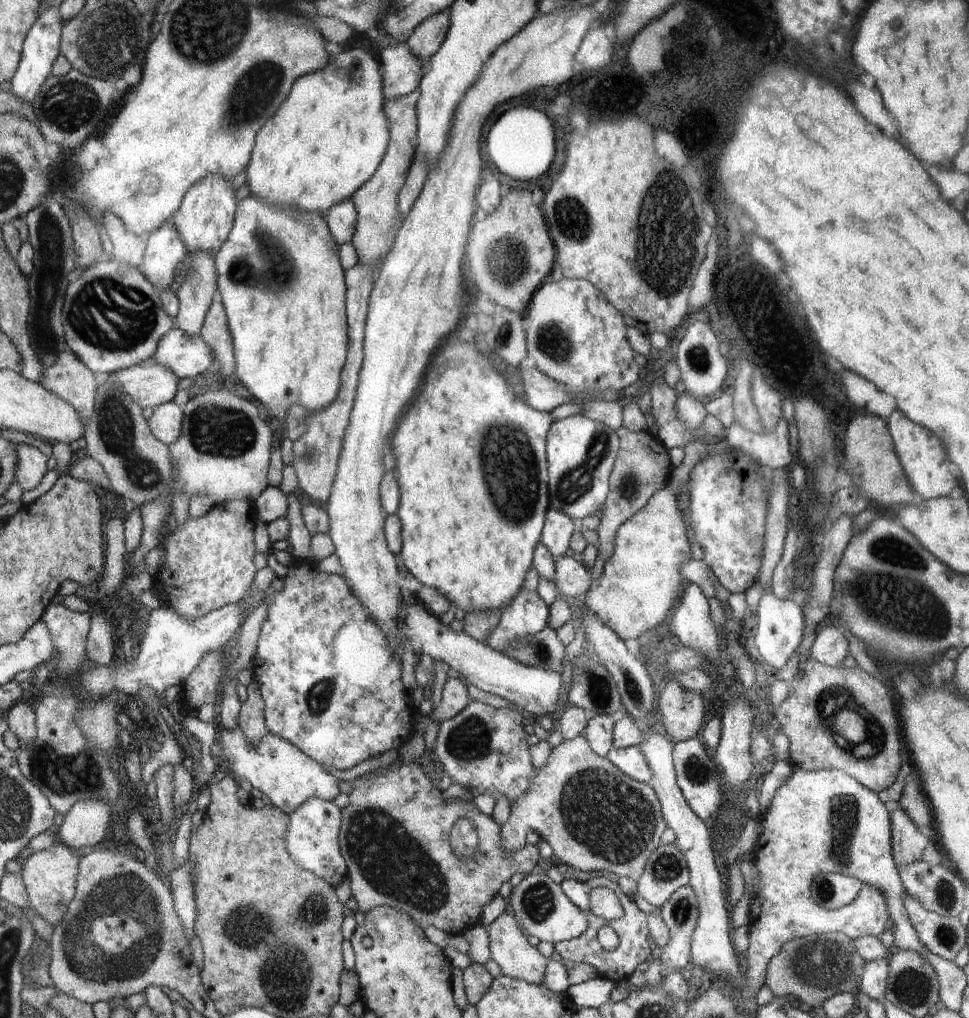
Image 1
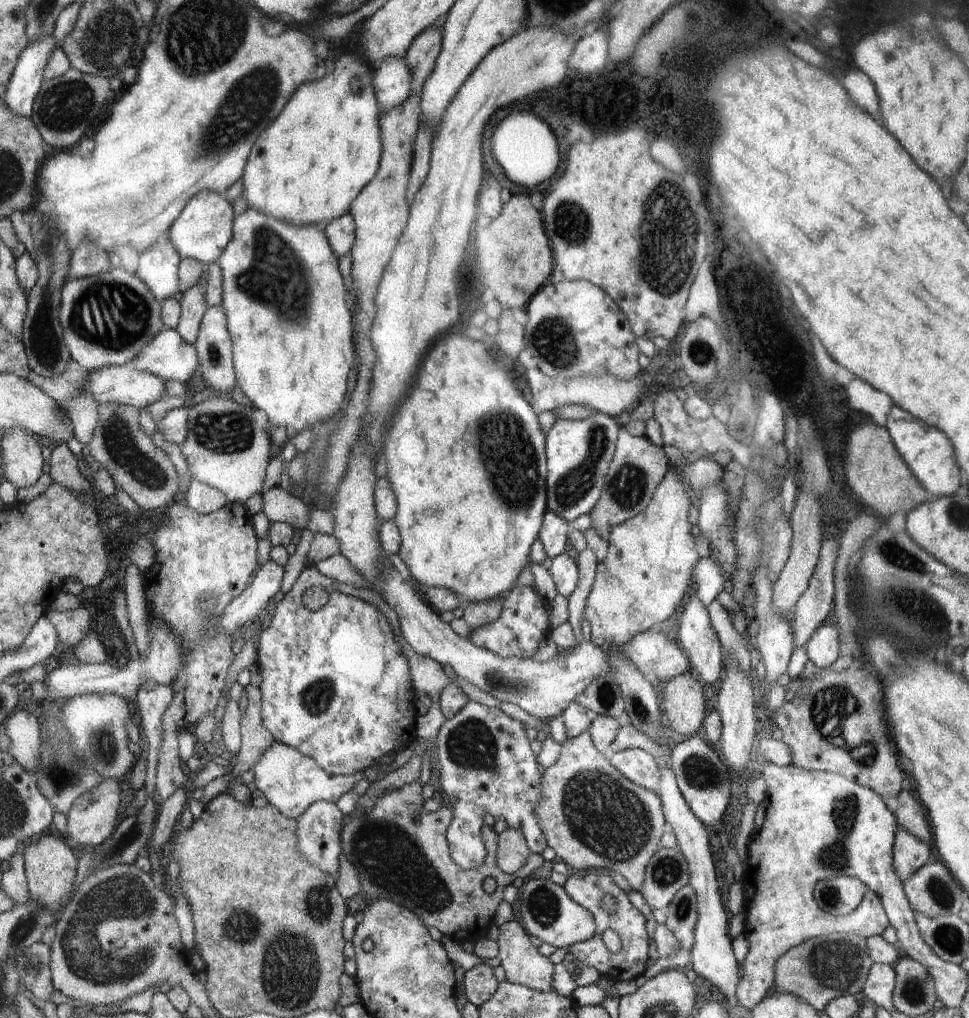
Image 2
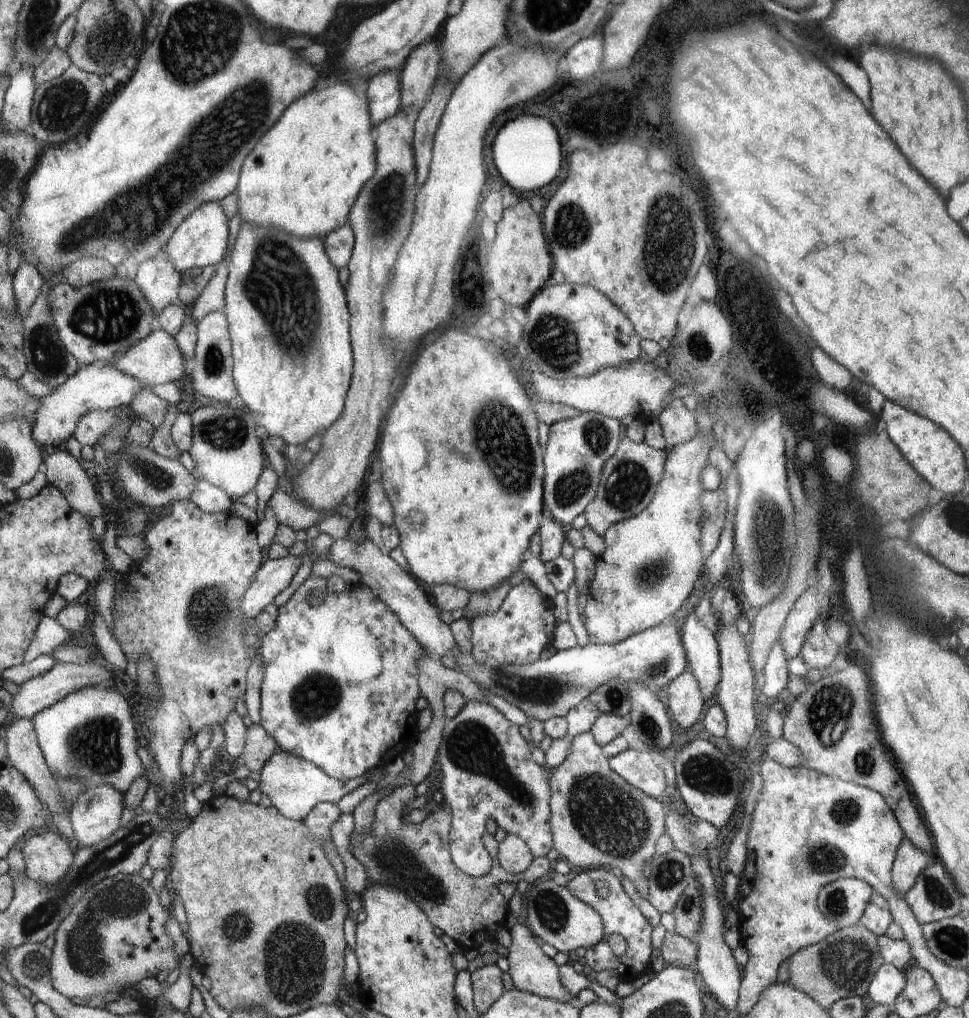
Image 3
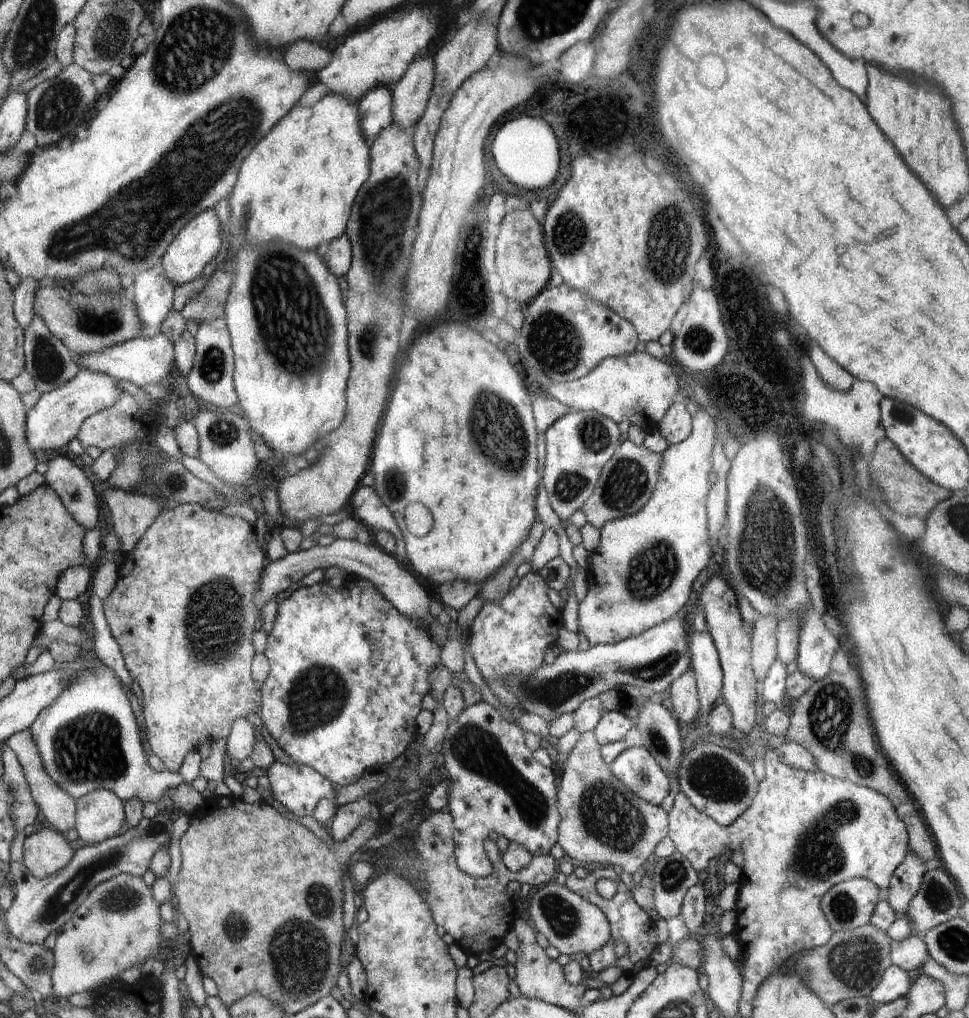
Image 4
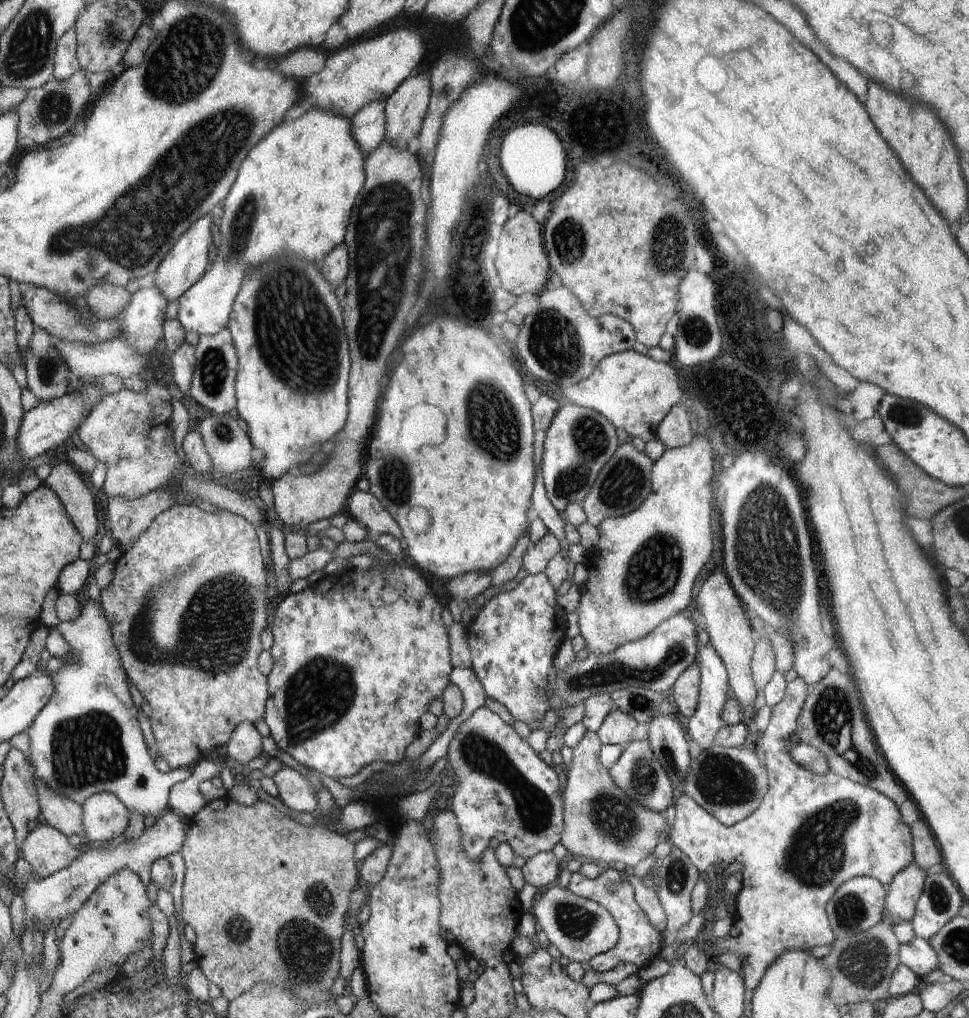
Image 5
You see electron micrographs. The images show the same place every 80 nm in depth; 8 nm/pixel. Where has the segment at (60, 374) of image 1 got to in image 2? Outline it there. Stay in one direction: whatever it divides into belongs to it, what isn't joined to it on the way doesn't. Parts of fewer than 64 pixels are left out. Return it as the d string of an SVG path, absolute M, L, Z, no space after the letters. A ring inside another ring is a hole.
M71 360L68 369L61 376L45 378L30 373L25 379L64 408L73 425L73 438L83 446L92 441L99 420L97 403L83 390L88 373L88 370Z

